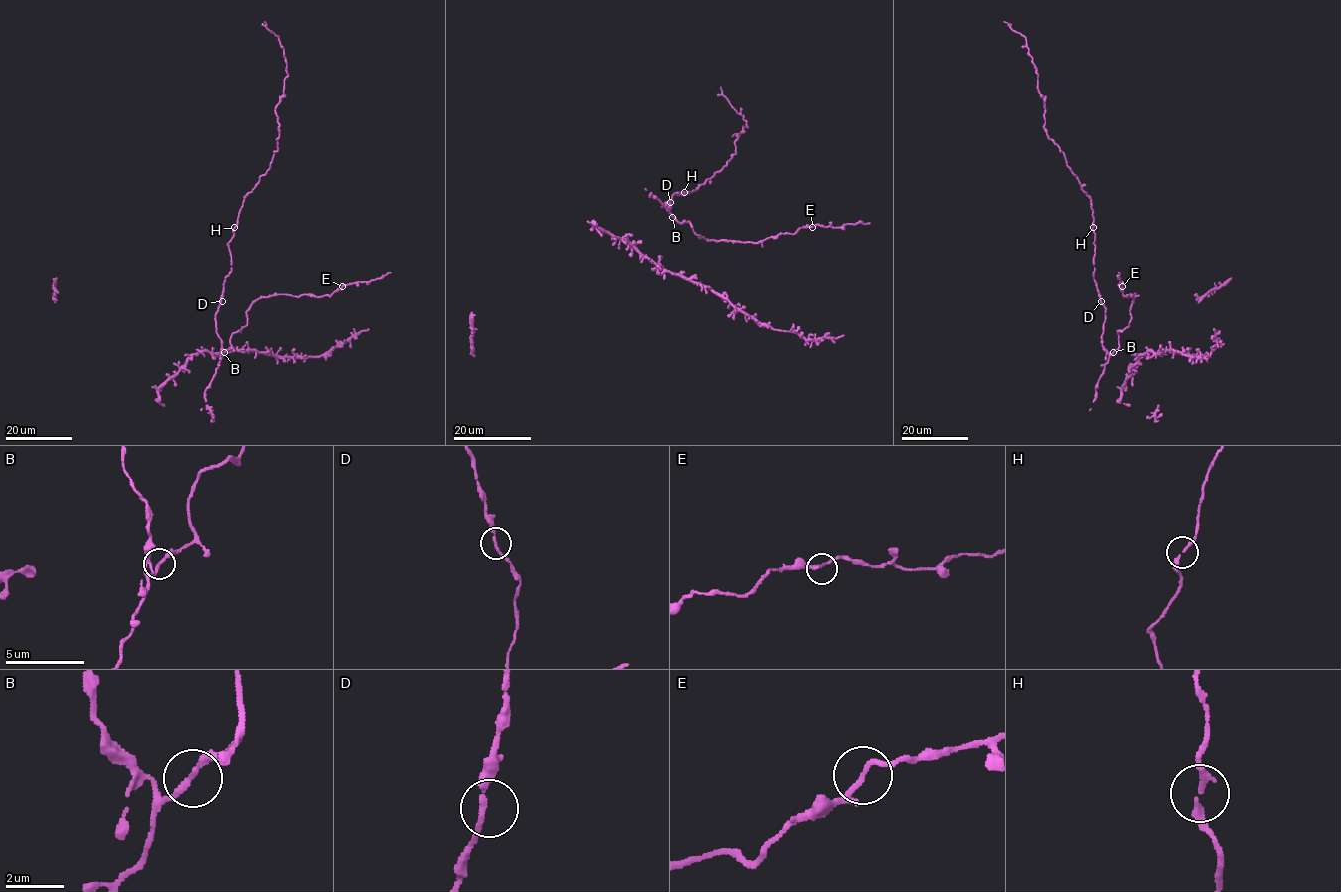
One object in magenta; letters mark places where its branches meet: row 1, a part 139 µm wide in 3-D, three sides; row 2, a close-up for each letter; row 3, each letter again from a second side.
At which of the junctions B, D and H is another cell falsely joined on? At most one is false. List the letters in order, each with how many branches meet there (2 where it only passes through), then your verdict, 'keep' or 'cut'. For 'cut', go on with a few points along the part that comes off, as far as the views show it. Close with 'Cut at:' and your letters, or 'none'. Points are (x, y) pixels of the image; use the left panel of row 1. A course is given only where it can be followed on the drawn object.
B: 2 branches meet; keep
D: 2 branches meet; keep
H: 2 branches meet; keep
Cut at: none

